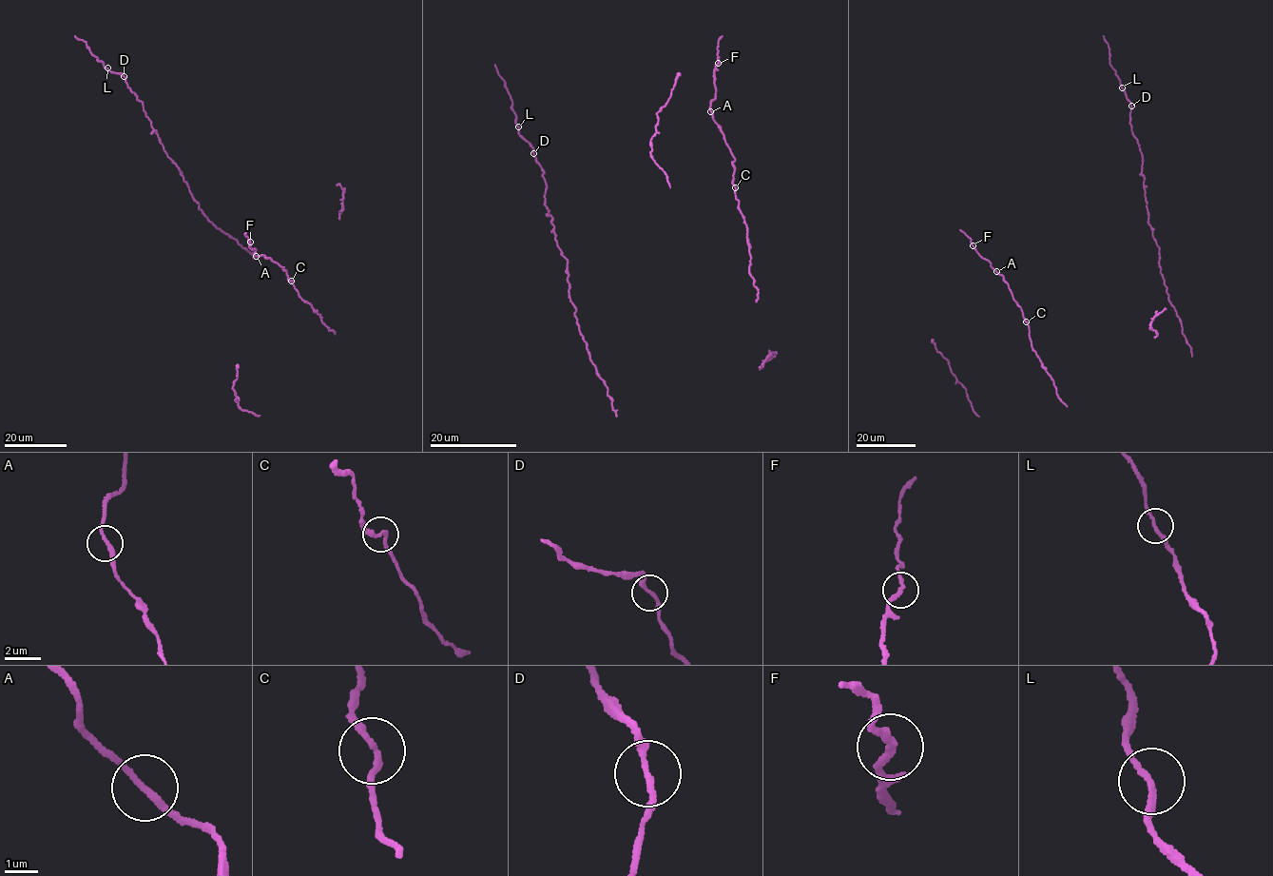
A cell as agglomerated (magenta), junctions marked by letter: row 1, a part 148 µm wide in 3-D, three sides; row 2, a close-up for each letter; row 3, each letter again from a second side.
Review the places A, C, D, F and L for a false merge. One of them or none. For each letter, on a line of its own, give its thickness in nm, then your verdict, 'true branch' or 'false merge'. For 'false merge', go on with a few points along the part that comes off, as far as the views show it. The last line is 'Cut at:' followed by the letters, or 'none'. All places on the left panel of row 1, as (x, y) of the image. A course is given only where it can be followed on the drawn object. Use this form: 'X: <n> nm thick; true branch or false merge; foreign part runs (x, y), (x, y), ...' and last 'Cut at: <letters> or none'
A: 200 nm thick; true branch
C: 200 nm thick; true branch
D: 200 nm thick; true branch
F: 200 nm thick; true branch
L: 200 nm thick; true branch
Cut at: none

